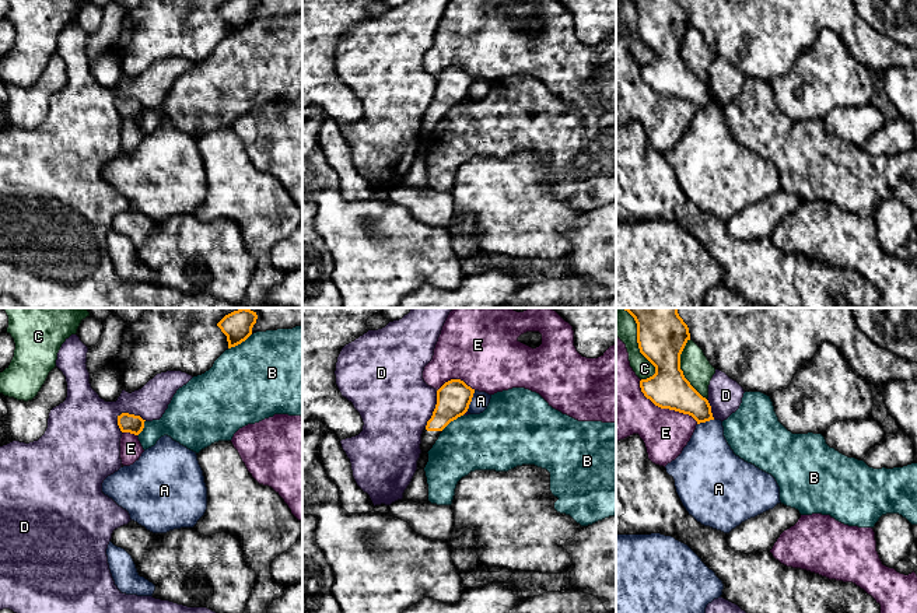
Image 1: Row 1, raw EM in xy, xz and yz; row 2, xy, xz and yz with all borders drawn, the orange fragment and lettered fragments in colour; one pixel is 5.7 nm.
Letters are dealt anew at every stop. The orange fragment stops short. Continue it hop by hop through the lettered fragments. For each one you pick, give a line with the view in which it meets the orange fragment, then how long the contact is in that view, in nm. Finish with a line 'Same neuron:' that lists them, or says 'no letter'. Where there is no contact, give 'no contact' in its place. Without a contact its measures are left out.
Same neuron: no letter

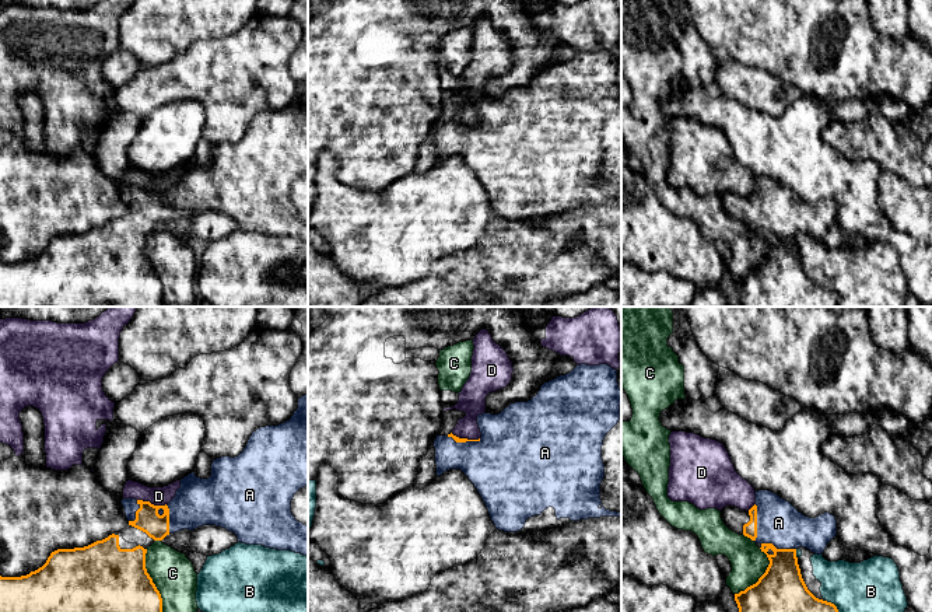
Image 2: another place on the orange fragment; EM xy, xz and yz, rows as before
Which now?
A: yz | 220 nm
Same neuron: A

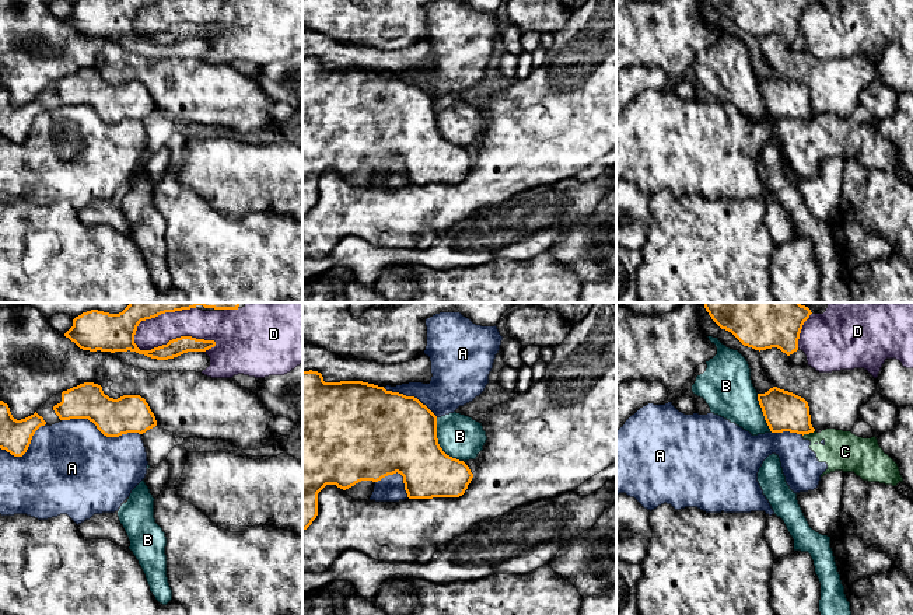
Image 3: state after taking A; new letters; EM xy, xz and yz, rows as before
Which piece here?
Same neuron: no letter

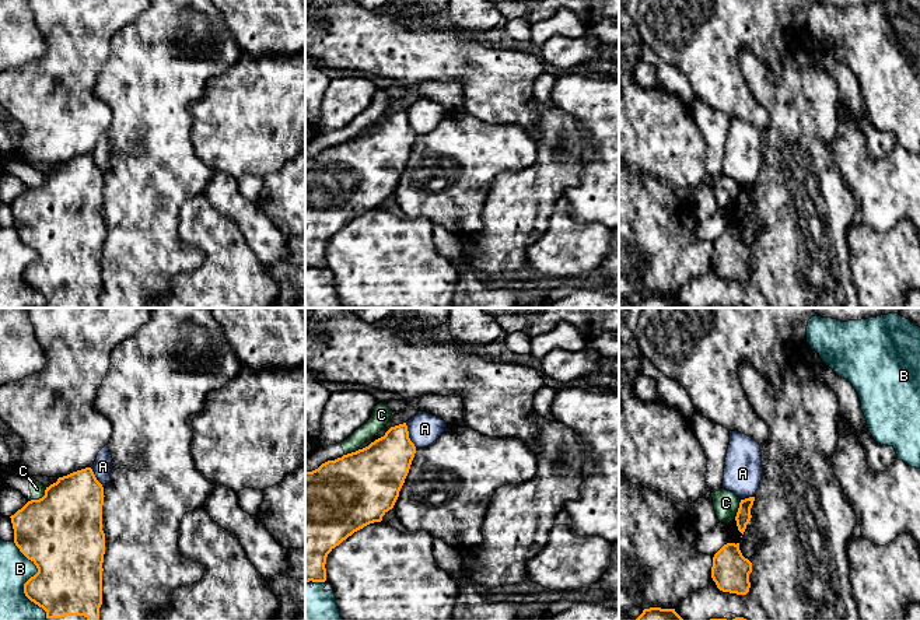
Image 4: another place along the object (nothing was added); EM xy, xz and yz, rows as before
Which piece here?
Same neuron: no letter

